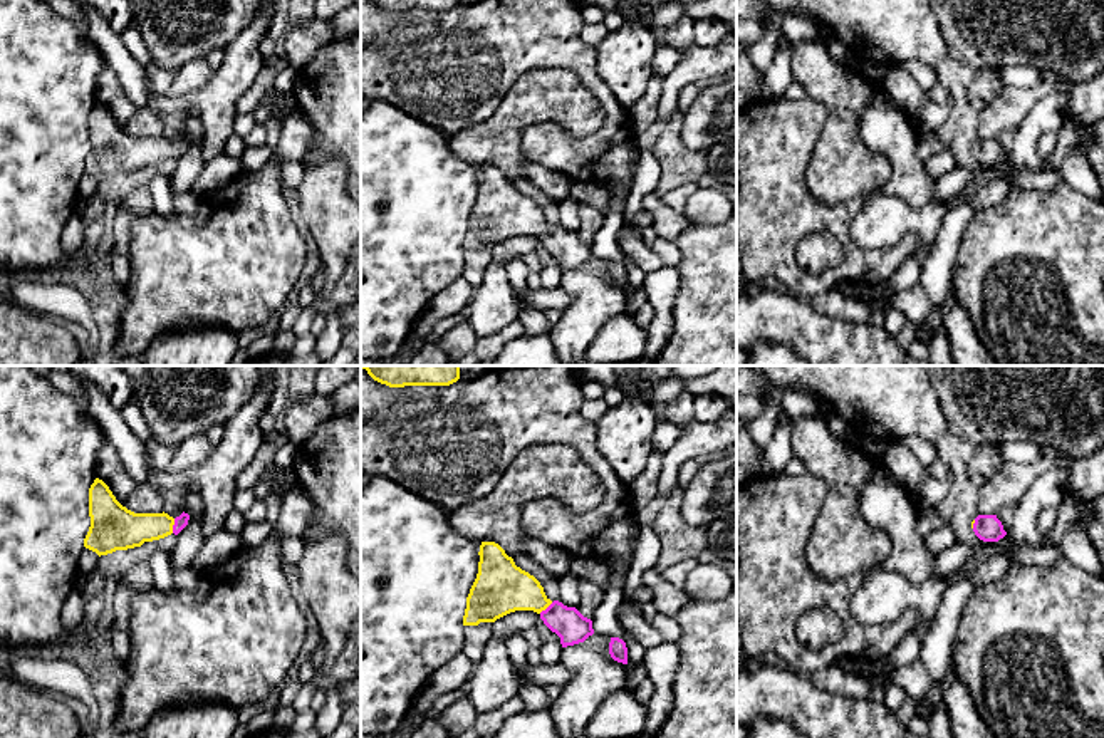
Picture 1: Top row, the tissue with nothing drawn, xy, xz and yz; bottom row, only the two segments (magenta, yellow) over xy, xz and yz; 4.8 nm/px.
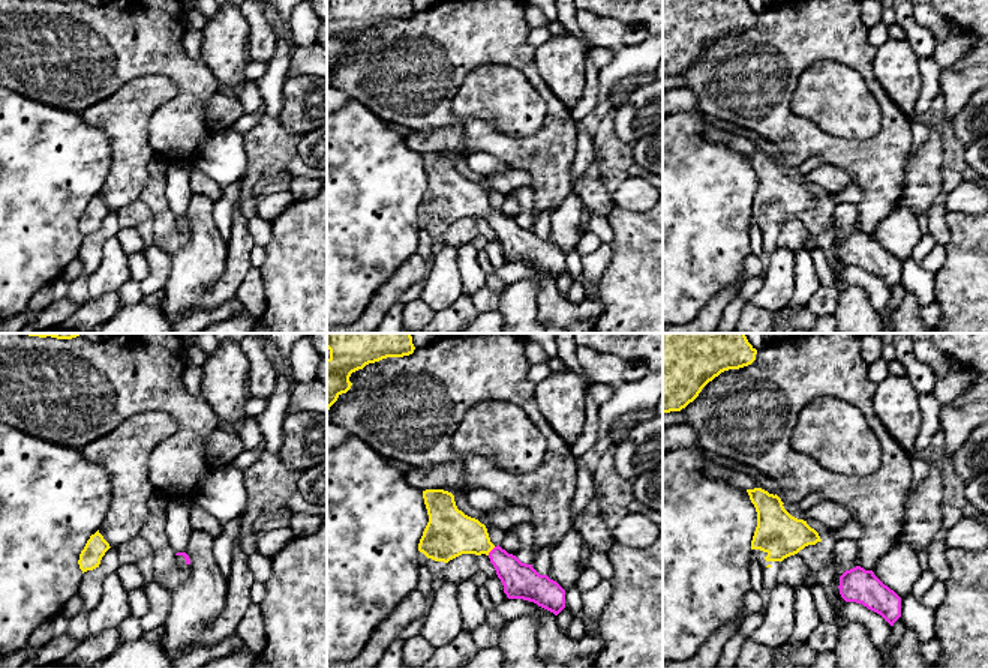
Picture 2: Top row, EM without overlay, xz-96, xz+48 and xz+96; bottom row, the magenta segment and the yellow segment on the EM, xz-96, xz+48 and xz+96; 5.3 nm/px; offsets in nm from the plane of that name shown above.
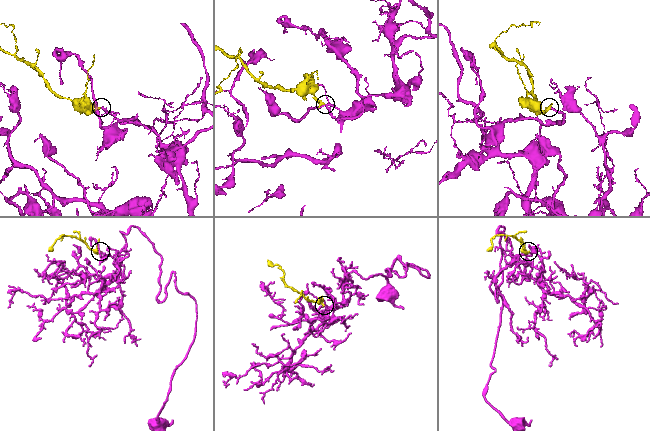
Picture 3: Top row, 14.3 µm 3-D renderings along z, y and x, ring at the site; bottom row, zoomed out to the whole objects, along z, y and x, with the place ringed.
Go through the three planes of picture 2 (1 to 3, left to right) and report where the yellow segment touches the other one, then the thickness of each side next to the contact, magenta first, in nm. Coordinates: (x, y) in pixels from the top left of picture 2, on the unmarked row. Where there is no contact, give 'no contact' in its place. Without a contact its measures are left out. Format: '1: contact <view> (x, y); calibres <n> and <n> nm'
1: no contact
2: contact xz+48 (491, 215); calibres 190 and 260 nm
3: no contact

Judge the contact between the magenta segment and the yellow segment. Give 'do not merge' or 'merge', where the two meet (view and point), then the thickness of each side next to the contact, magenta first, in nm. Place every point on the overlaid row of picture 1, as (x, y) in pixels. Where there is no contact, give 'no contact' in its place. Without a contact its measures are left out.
merge | xy (173, 525) | 60/200 nm

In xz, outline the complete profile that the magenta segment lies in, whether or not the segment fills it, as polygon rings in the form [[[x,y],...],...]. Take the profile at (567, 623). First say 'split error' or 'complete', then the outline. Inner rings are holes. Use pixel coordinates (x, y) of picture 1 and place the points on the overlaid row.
split error; [[[482,542],[478,574],[466,597],[463,626],[495,622],[515,611],[534,611],[560,637],[562,647],[594,634],[592,621],[575,607],[550,600],[540,582],[515,565],[495,542]]]

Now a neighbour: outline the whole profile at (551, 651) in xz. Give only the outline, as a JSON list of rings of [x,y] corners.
[[[545,641],[540,647],[542,663],[547,666],[560,663],[562,644],[555,641]]]

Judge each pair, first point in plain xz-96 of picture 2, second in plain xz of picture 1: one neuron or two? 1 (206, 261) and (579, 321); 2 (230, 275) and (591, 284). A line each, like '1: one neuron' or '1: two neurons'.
1: one neuron
2: two neurons

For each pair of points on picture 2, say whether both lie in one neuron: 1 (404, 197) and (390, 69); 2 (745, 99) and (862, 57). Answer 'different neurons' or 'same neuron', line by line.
1: different neurons
2: same neuron

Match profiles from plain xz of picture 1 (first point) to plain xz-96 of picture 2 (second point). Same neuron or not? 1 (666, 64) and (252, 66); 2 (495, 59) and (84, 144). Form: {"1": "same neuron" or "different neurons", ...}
{"1": "same neuron", "2": "different neurons"}

